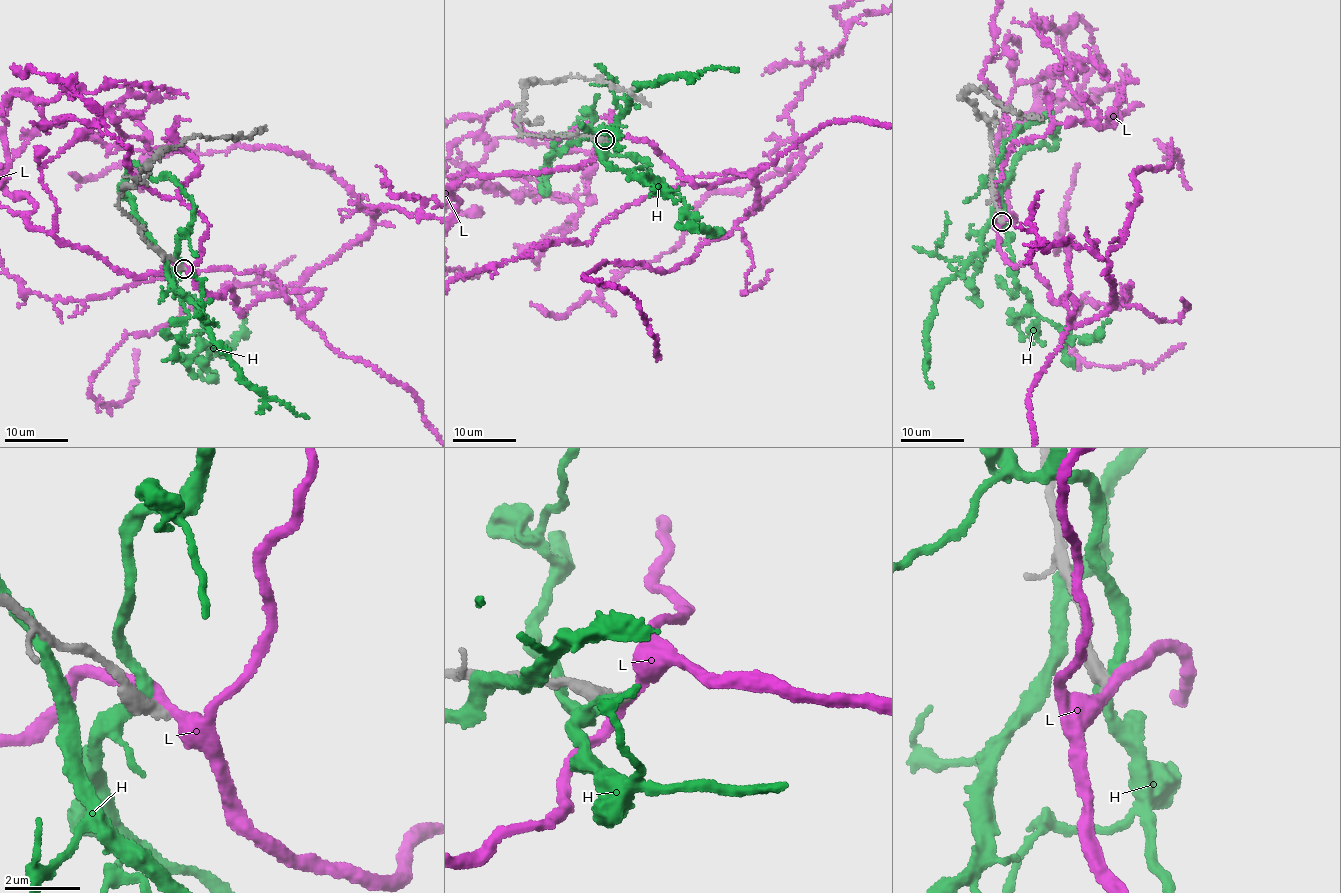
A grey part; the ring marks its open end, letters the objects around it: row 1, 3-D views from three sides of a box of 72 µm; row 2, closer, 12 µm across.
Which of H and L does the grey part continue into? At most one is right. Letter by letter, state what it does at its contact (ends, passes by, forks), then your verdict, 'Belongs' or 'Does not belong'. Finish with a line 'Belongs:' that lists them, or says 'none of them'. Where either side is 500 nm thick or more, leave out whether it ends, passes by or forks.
H: It forks there. Does not belong
L: It passes by. Does not belong
Belongs: none of them

